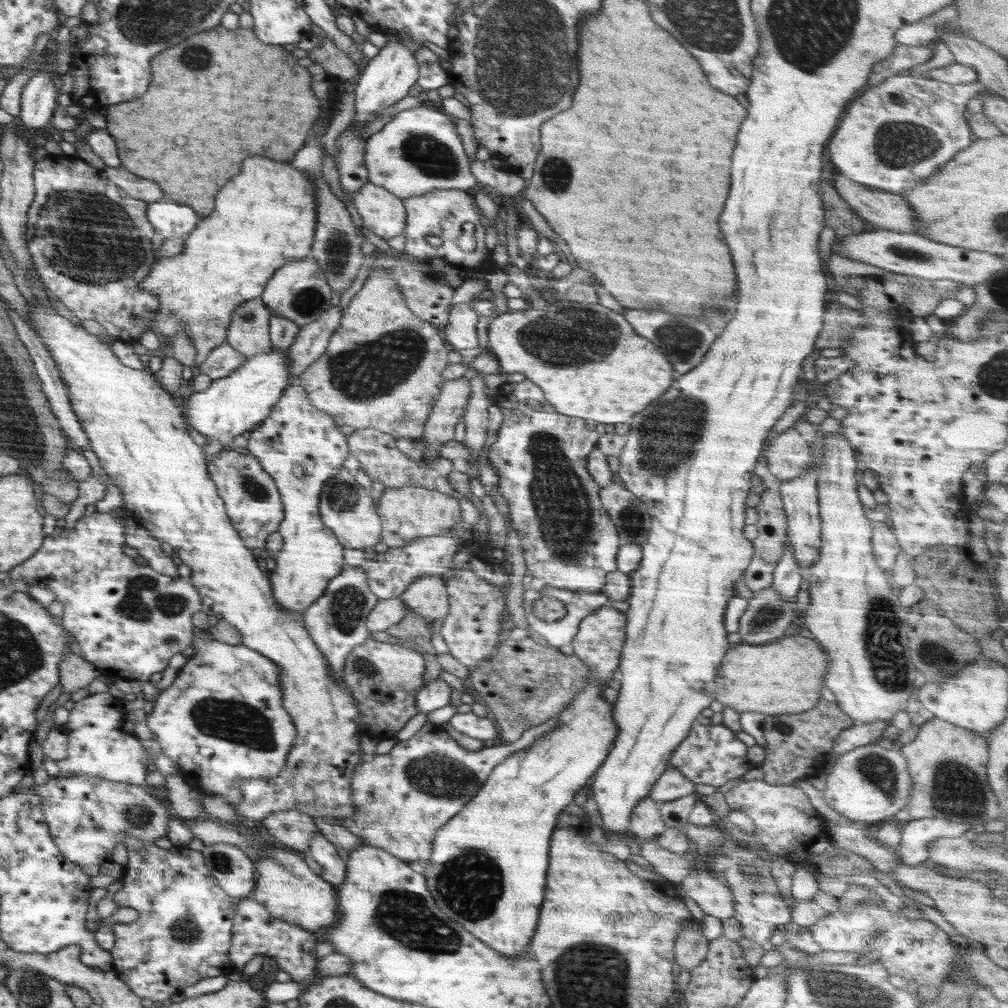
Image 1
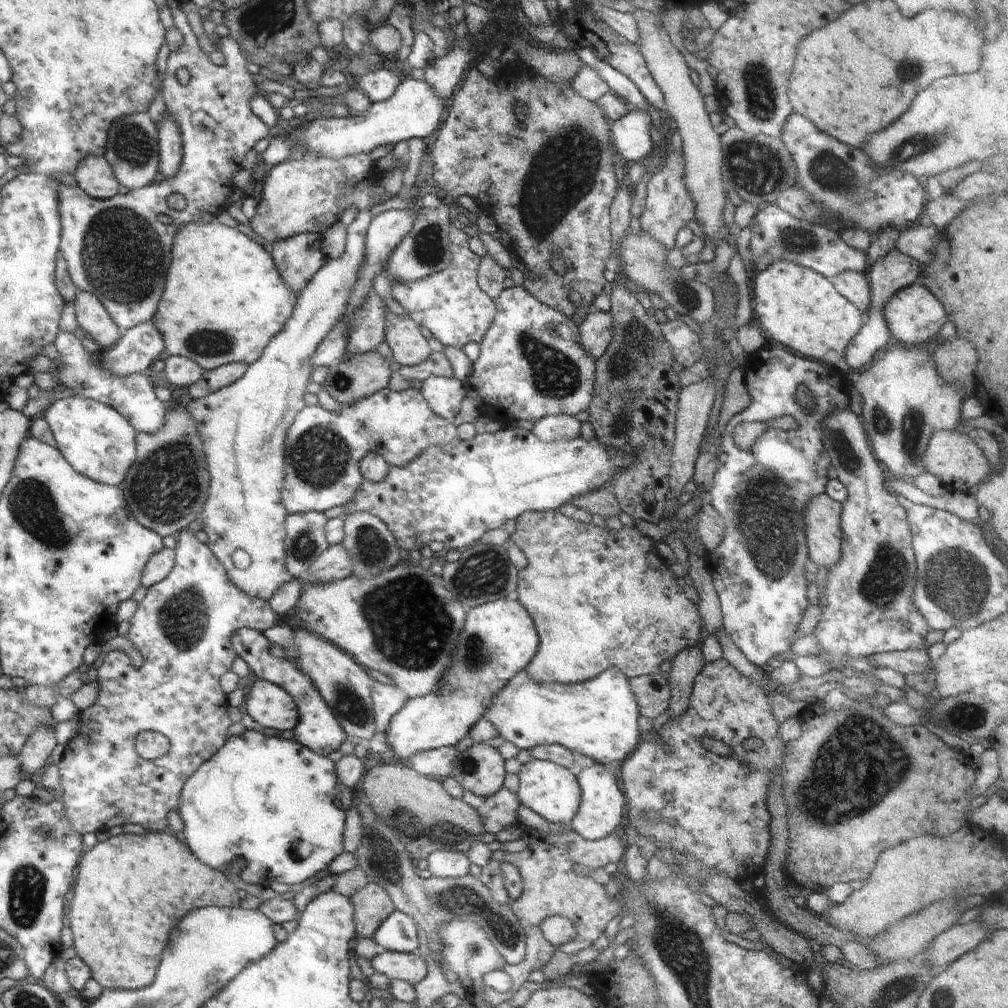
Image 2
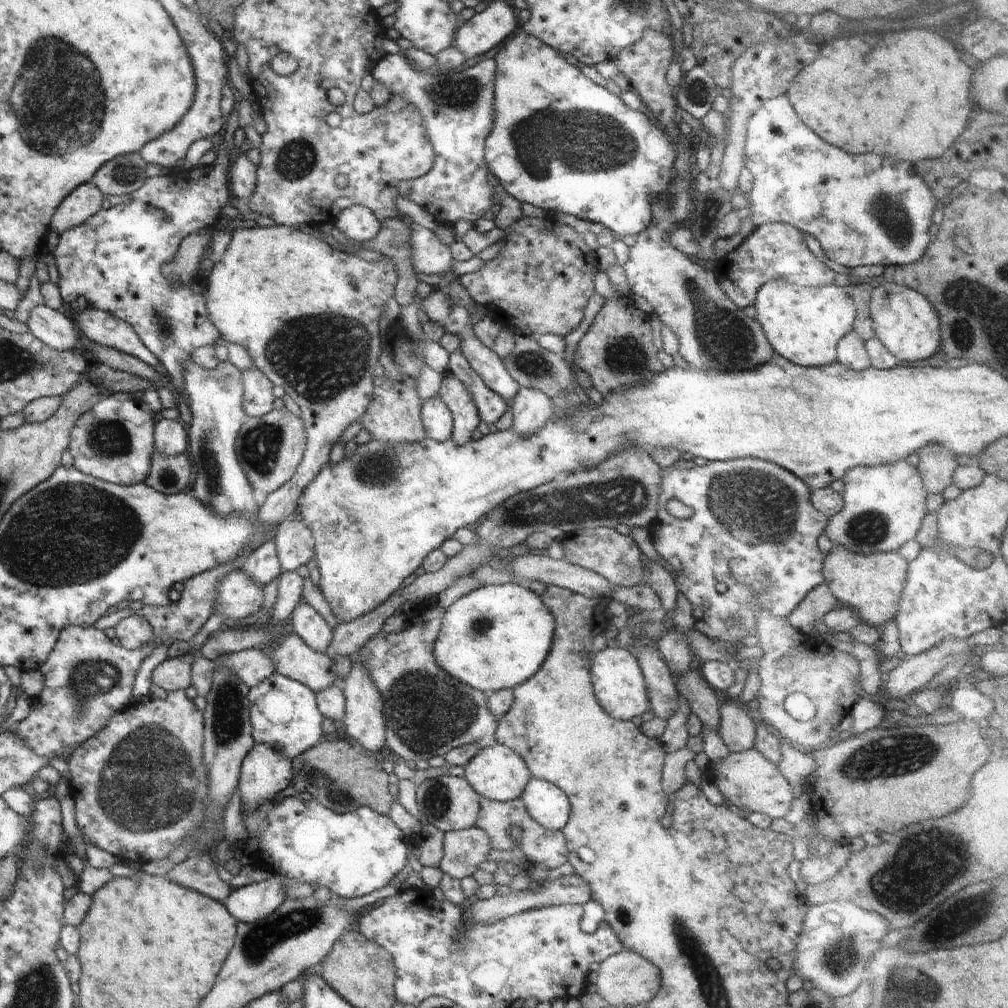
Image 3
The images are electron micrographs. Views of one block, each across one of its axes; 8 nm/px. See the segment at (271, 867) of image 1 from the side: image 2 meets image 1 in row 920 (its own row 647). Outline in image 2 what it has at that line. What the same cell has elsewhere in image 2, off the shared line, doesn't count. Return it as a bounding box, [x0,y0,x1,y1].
[263,624,376,743]

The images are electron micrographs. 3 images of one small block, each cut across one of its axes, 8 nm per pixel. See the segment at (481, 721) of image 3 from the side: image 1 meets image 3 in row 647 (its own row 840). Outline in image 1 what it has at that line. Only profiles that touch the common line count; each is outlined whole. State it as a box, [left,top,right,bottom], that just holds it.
[338,715,558,864]

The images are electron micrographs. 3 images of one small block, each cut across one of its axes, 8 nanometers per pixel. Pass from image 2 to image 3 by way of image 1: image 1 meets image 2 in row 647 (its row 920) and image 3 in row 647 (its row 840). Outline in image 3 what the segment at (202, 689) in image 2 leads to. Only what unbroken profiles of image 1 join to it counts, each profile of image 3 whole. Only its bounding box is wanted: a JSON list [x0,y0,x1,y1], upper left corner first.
[114,613,154,650]

